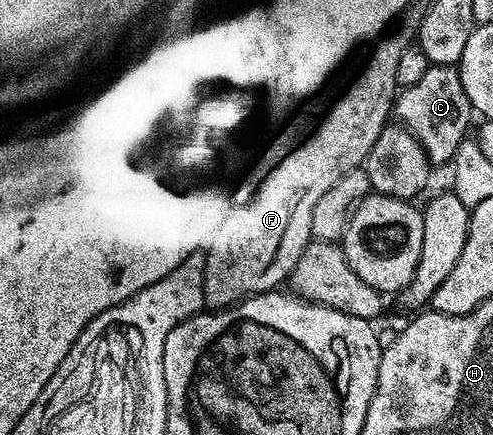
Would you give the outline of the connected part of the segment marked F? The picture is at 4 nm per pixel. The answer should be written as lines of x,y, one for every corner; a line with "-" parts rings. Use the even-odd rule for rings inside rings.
409,41
387,42
370,59
365,74
346,93
345,98
330,111
325,122
314,131
313,137
306,136
293,152
283,158
265,176
265,180
254,193
252,201
236,214
235,220
224,238
225,246
203,265
204,304
210,310
225,311
230,307
237,307
254,295
280,290
284,286
281,284
284,281
286,284
292,278
293,271
300,264
301,256
305,254
309,242
314,240
313,216
320,207
321,201
350,173
358,172
365,160
368,162
374,156
373,148
380,143
381,136
384,135
385,128
389,125
389,117
391,121
394,116
397,95
403,85
403,70
410,60
408,57
412,49
415,49
414,42
413,45

